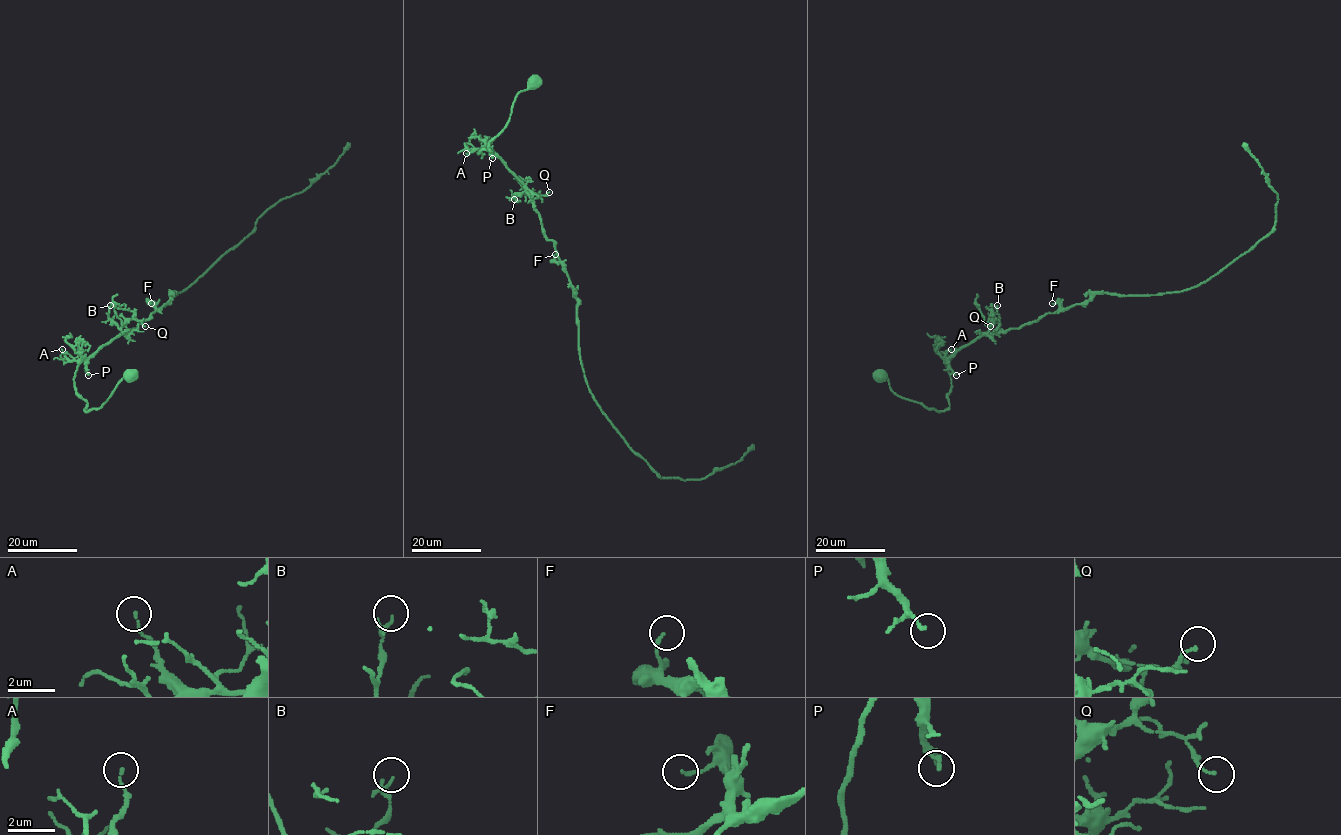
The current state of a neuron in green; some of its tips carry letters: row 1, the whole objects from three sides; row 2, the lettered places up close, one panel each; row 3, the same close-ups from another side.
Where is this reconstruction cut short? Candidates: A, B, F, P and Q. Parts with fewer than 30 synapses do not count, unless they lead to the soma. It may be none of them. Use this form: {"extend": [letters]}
{"extend": ["P"]}

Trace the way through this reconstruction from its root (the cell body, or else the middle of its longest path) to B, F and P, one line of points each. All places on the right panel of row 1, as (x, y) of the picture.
B: (879, 376), (888, 379), (897, 395), (927, 408), (946, 410), (951, 387), (946, 362), (988, 331), (997, 305)
F: (879, 376), (897, 395), (944, 411), (946, 362), (959, 349), (1055, 313), (1052, 303)
P: (879, 376), (888, 379), (889, 387), (897, 395), (940, 411), (949, 406), (951, 378), (947, 361), (956, 375)

